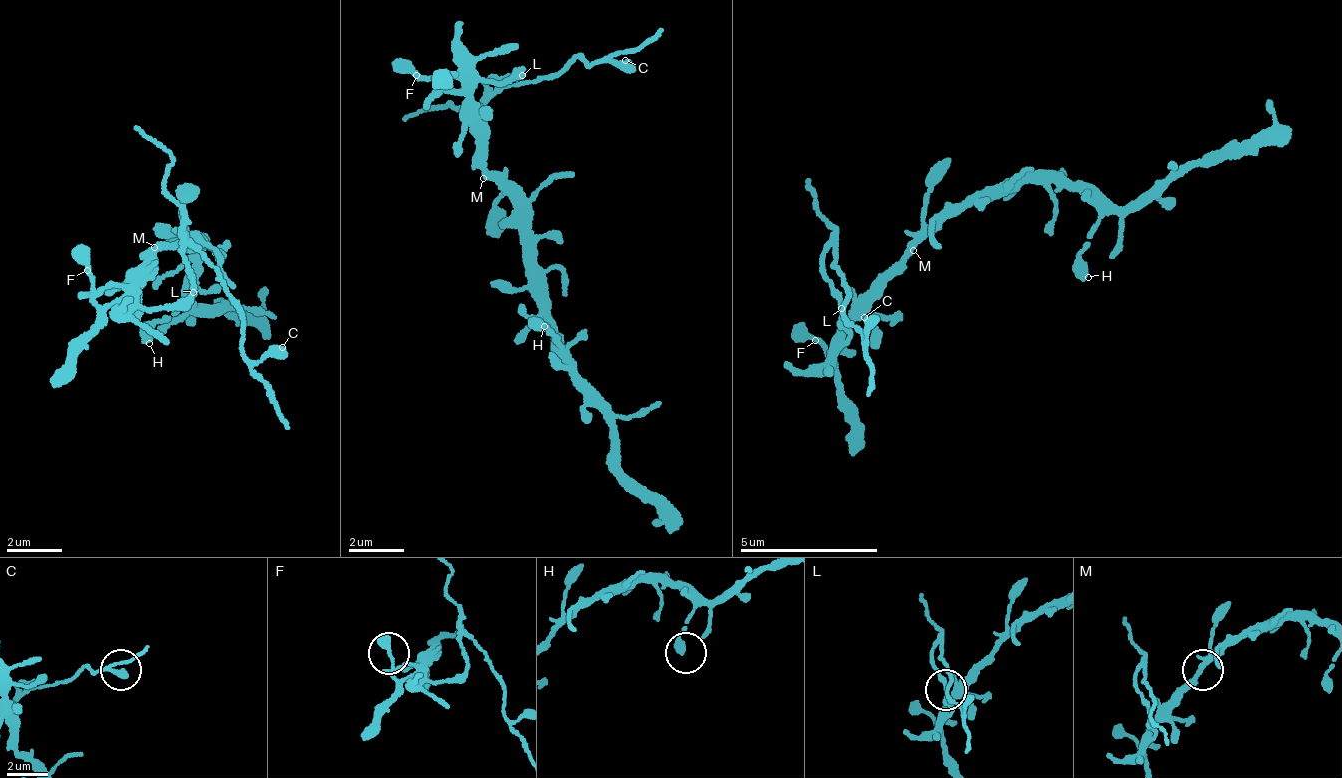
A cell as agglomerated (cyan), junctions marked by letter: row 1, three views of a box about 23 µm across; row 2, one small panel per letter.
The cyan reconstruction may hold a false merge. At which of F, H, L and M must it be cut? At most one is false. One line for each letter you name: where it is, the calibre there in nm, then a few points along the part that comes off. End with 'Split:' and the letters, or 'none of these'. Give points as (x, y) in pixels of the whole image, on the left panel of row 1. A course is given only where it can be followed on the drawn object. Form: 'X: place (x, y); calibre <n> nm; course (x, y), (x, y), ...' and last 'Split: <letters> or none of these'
L: place (193, 292); calibre 240 nm; course (195, 293), (191, 245), (239, 306), (245, 354), (288, 430)
Split: L

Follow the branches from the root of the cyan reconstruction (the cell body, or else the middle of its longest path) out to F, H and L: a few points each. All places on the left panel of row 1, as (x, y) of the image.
F: (163, 252), (132, 273), (132, 279), (128, 282), (108, 279), (98, 287), (87, 270)
H: (163, 252), (190, 239), (189, 244), (199, 245), (189, 256), (193, 266), (181, 304), (149, 331), (149, 343)
L: (163, 252), (152, 260), (150, 279), (134, 289), (136, 299), (143, 307), (169, 310), (178, 309), (195, 293)

